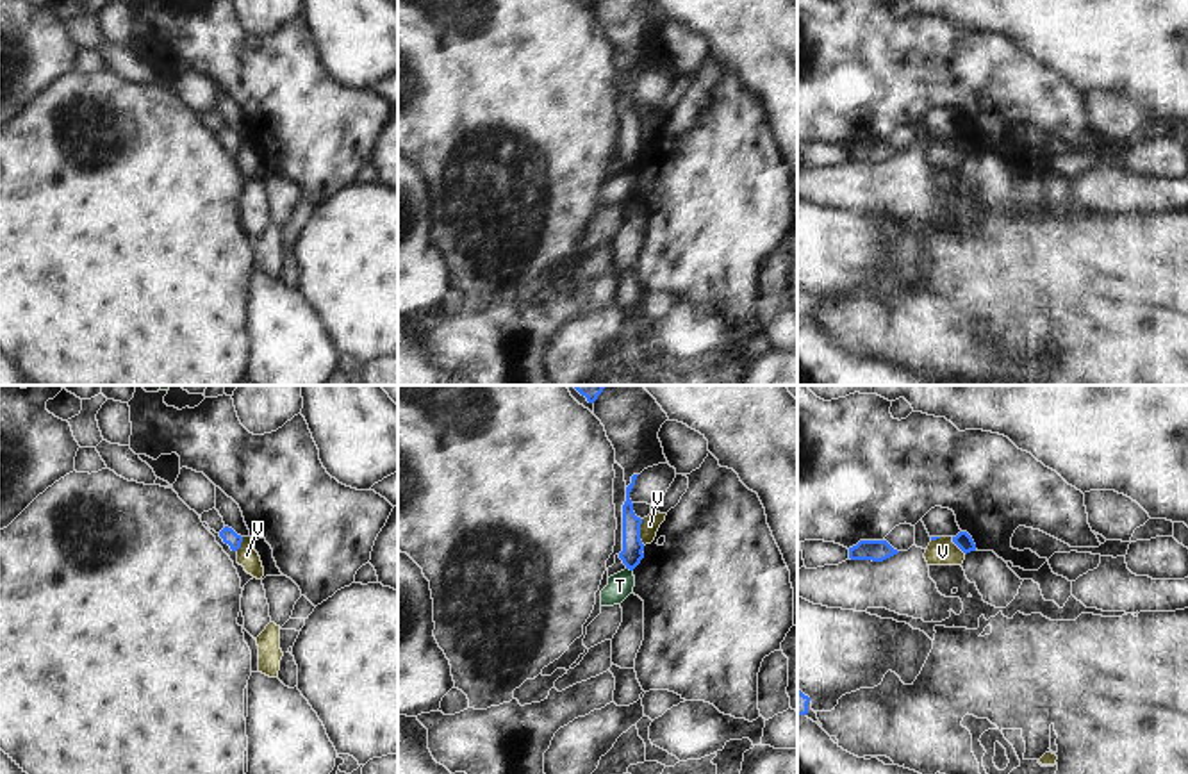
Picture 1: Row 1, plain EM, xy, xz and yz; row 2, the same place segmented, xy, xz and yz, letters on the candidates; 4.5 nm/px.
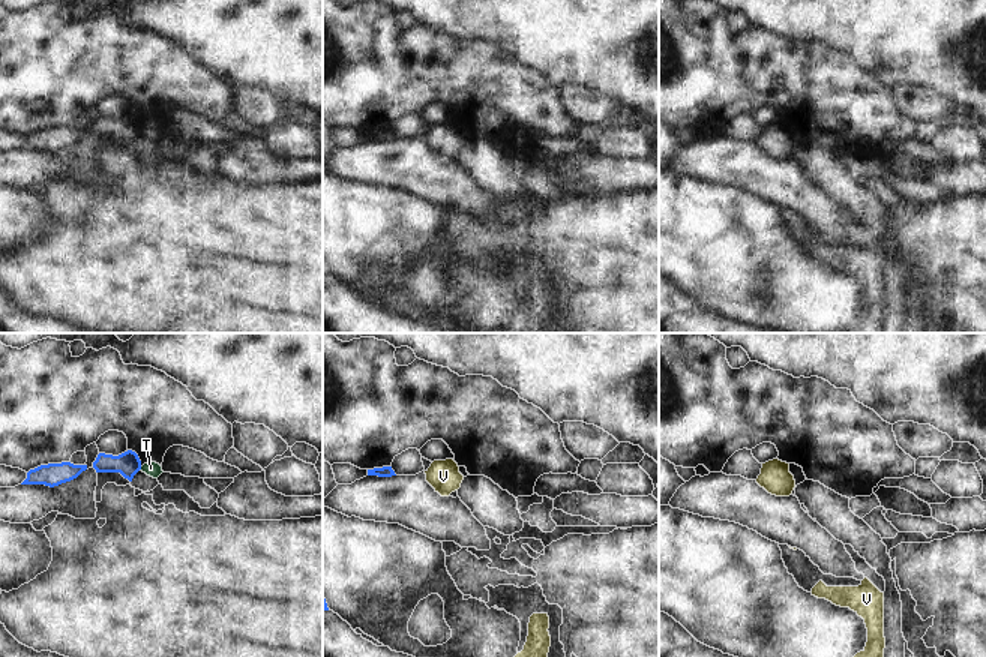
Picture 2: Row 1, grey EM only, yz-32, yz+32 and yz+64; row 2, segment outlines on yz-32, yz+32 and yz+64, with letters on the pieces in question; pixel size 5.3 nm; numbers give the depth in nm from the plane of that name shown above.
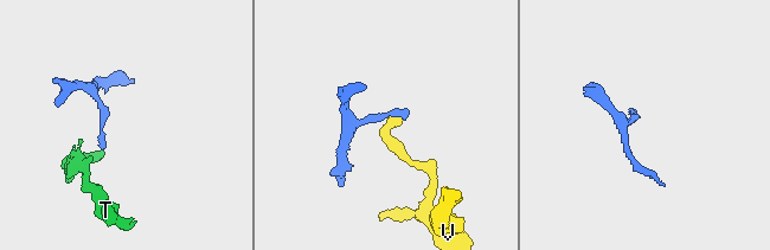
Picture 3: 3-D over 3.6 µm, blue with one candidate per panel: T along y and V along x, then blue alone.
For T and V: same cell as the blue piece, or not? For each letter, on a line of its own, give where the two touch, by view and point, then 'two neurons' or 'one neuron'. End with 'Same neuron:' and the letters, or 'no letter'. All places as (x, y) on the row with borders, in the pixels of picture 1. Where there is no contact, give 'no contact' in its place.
T: xz (630, 569) | two neurons
V: xz (639, 532) | two neurons
Same neuron: no letter

